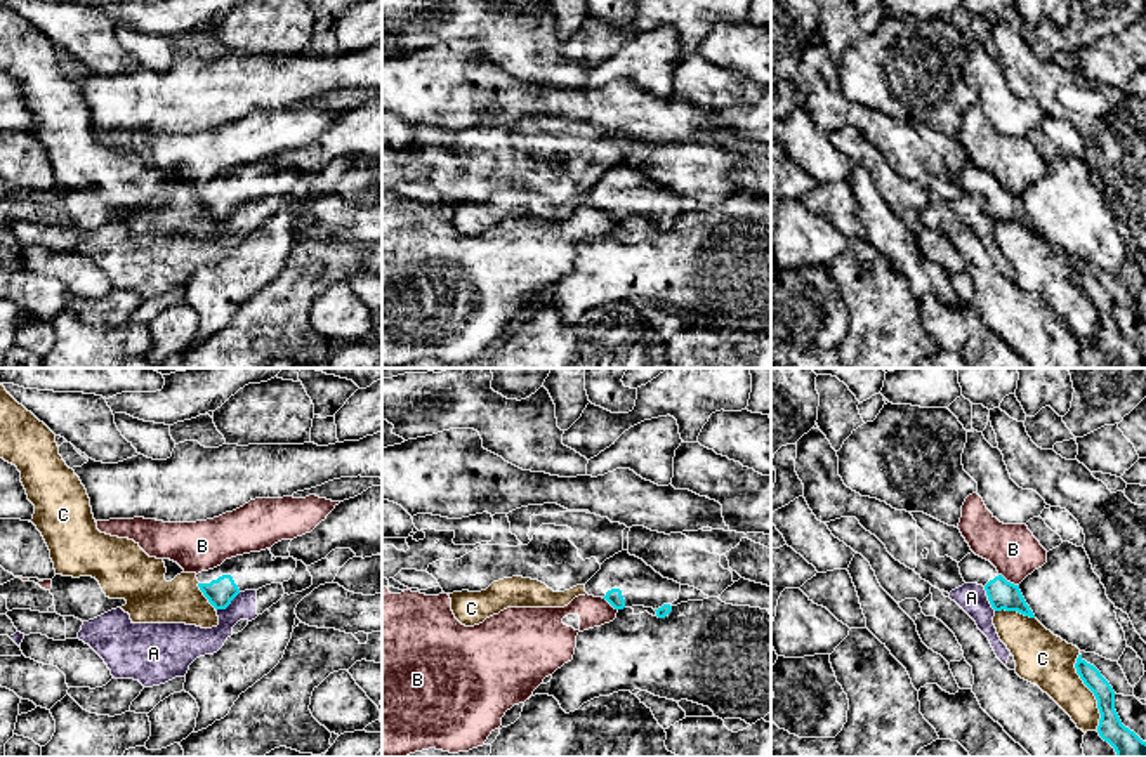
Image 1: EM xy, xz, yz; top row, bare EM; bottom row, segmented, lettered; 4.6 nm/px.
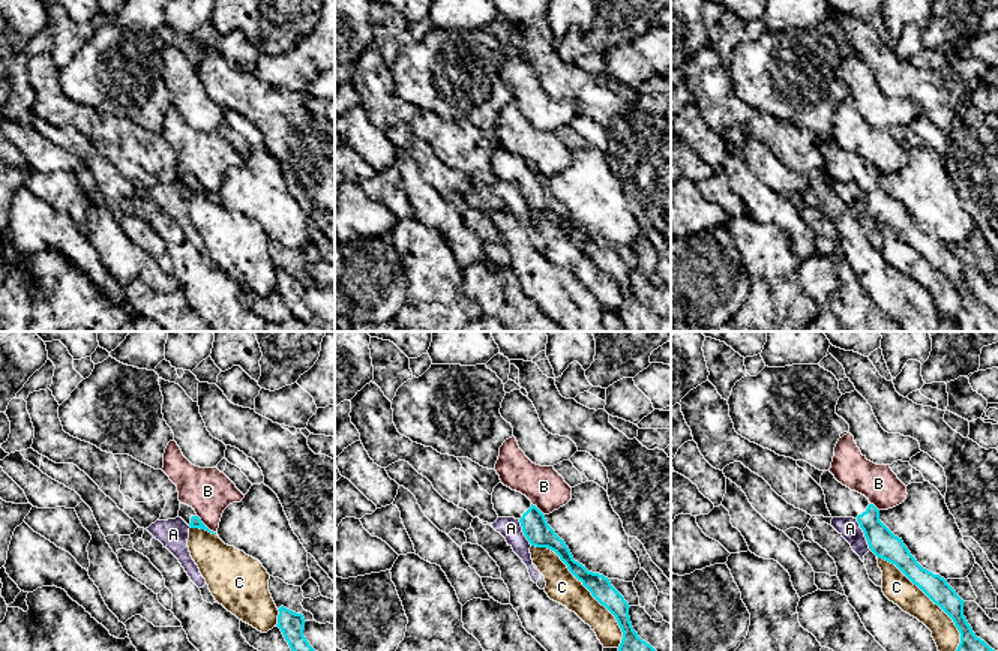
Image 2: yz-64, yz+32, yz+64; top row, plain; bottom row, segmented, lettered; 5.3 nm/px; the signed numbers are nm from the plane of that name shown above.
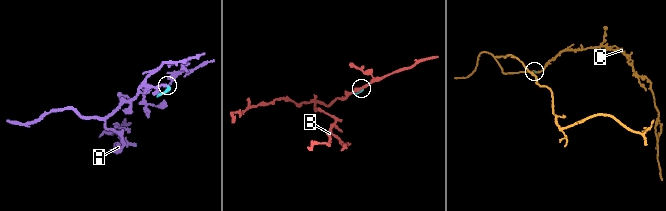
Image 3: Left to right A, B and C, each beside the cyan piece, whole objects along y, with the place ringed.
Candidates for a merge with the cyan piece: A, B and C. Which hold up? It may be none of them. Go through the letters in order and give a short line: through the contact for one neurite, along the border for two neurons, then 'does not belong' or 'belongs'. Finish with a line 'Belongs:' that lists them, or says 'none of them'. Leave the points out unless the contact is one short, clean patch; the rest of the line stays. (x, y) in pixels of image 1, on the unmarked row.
A: line xy (240, 204), (224, 219), (216, 221); does not belong
B: line yz (999, 184), (1018, 197); does not belong
C: does not belong
Belongs: none of them

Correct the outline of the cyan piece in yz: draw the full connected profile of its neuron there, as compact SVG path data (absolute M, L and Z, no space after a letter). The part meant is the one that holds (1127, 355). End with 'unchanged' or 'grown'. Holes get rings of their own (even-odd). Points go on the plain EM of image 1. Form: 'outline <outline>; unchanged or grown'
outline M1078 266L1075 274L1077 285L1094 304L1101 325L1097 344L1108 352L1116 368L1146 368L1146 352L1125 339L1115 321L1115 302L1101 283Z; unchanged

